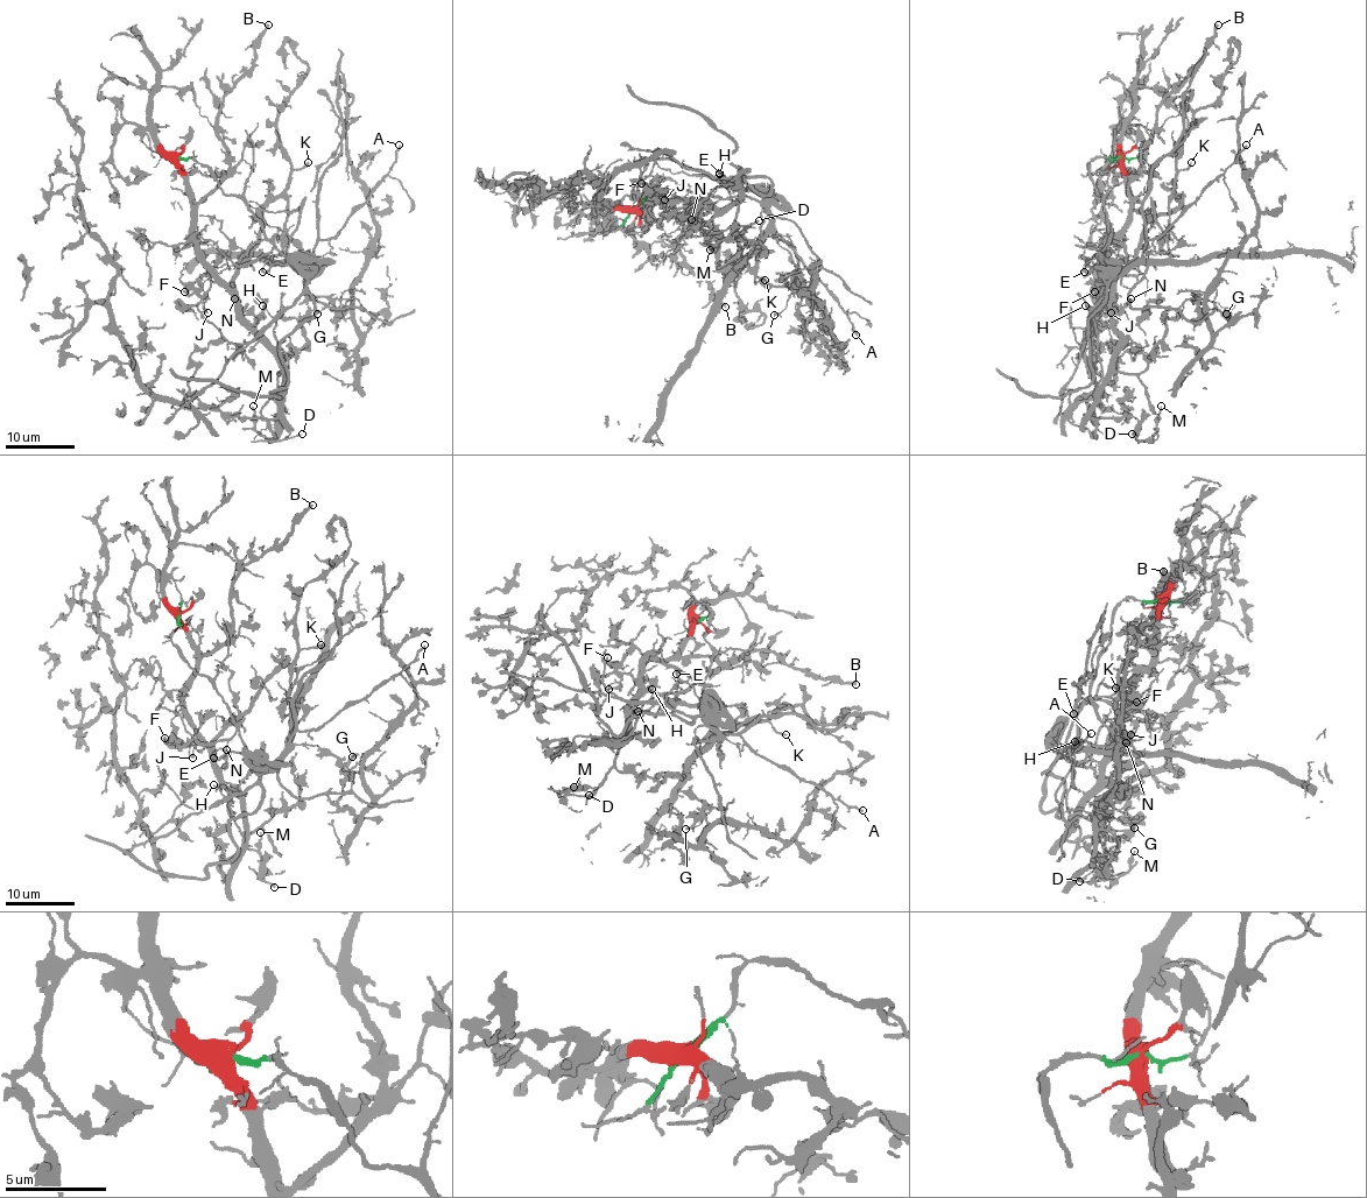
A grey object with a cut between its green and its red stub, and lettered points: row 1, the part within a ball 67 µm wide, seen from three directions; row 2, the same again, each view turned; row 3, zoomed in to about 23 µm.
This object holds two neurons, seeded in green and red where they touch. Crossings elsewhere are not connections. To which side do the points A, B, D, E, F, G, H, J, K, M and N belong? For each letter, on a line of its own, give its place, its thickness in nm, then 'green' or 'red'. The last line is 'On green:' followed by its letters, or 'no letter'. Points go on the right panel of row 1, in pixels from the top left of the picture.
A: at (1246, 145); 200 nm thick; green
B: at (1218, 25); 320 nm thick; red
D: at (1132, 434); 200 nm thick; red
E: at (1084, 272); 190 nm thick; green
F: at (1094, 291); 280 nm thick; red
G: at (1226, 314); 140 nm thick; green
H: at (1085, 305); 100 nm thick; green
J: at (1111, 312); 130 nm thick; red
K: at (1191, 162); 240 nm thick; red
M: at (1161, 406); 150 nm thick; red
N: at (1131, 298); 480 nm thick; red
On green: A, E, G, H

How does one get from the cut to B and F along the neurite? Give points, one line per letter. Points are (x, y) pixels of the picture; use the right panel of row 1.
B: (1121, 157), (1131, 202), (1128, 183), (1155, 134), (1156, 108), (1203, 54), (1219, 25)
F: (1121, 157), (1131, 198), (1131, 223), (1107, 247), (1110, 282), (1100, 293), (1093, 291)

